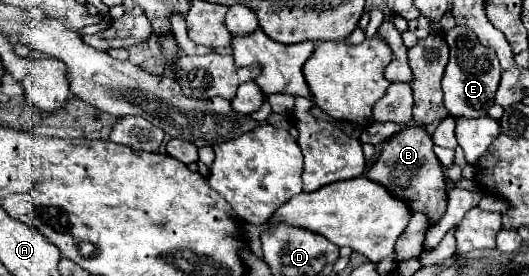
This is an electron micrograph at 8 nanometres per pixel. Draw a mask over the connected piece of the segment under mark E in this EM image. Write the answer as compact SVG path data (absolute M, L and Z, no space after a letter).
M454 26L444 34L444 40L450 46L450 62L446 66L446 74L442 78L444 90L444 106L452 116L478 118L488 112L494 104L494 92L500 84L500 60L498 54L480 44L480 40L470 32L470 28Z

